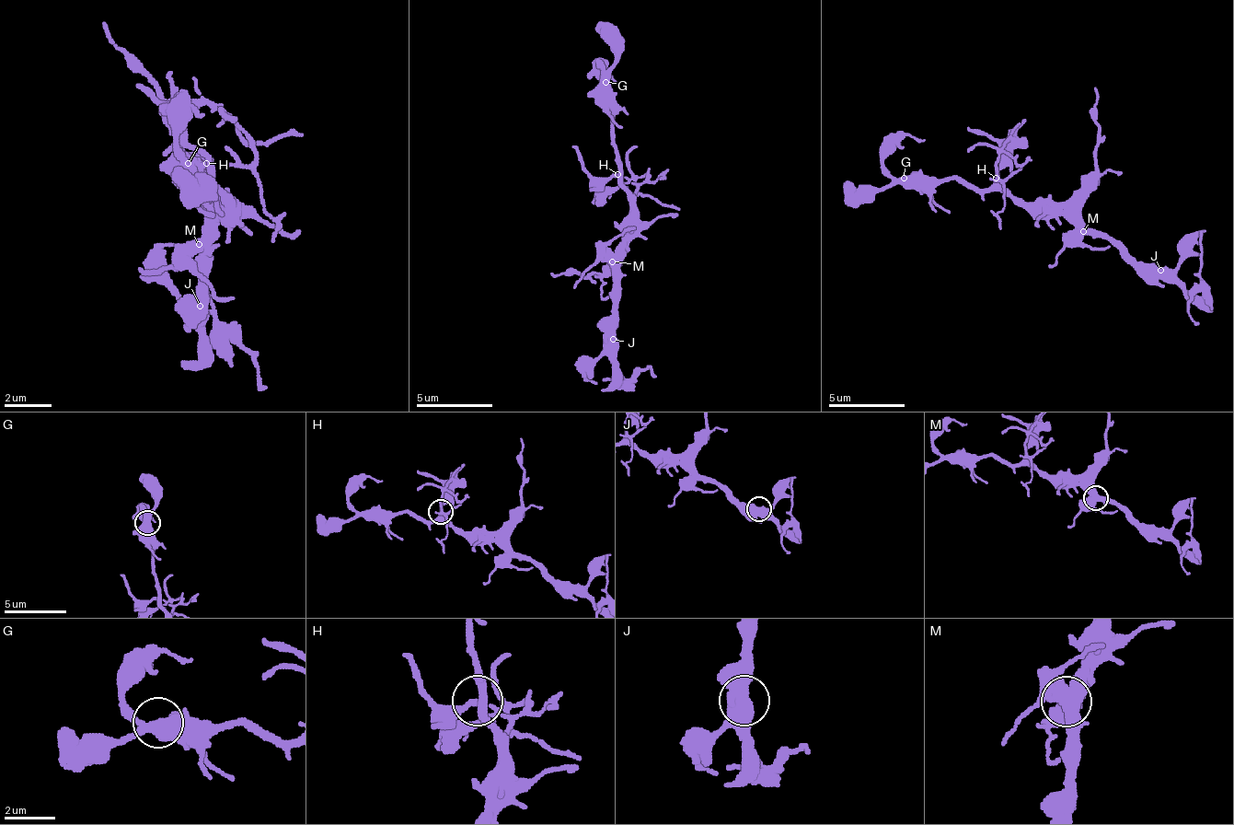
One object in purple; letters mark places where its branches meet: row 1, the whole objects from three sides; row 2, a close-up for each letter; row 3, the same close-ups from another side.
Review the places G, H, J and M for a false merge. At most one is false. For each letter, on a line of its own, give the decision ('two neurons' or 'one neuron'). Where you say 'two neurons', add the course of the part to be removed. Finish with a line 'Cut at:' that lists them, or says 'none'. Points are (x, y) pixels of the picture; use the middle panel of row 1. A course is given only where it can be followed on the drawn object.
G: one neuron
H: one neuron
J: one neuron
M: one neuron
Cut at: none

